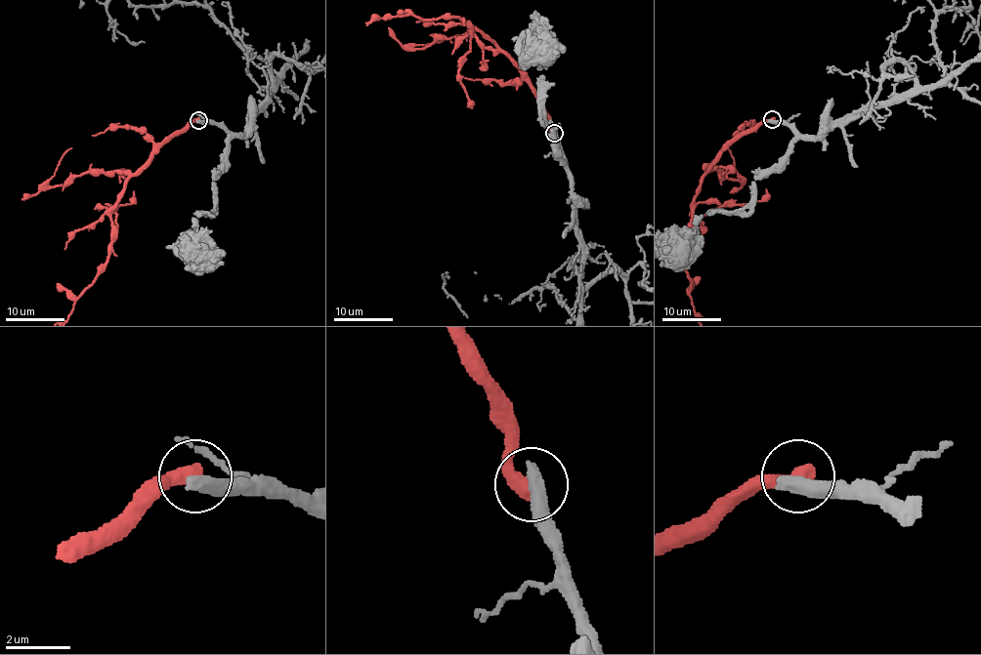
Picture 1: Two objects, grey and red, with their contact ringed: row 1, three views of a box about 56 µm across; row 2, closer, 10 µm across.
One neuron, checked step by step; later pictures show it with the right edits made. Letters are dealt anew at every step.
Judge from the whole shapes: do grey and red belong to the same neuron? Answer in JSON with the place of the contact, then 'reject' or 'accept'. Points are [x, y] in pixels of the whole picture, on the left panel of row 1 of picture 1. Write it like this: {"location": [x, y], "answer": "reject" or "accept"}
{"location": [198, 120], "answer": "reject"}

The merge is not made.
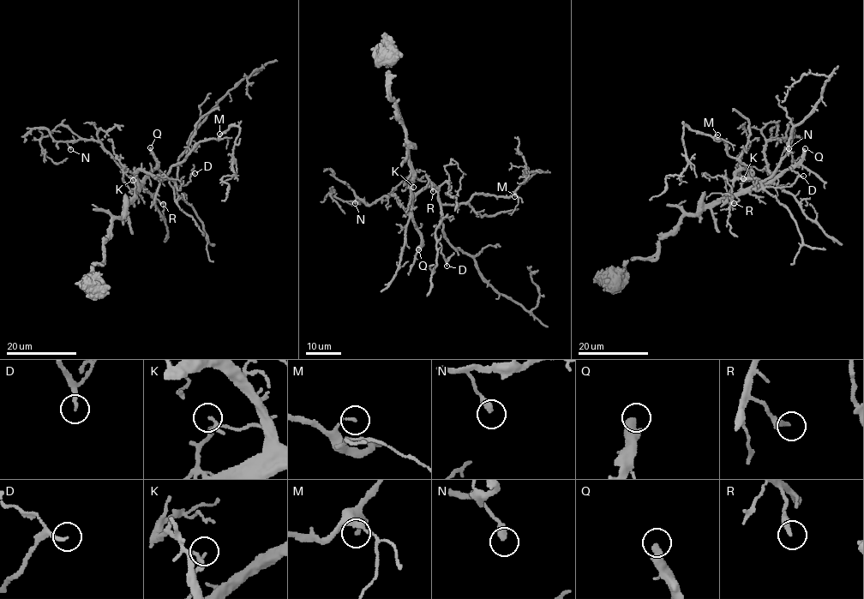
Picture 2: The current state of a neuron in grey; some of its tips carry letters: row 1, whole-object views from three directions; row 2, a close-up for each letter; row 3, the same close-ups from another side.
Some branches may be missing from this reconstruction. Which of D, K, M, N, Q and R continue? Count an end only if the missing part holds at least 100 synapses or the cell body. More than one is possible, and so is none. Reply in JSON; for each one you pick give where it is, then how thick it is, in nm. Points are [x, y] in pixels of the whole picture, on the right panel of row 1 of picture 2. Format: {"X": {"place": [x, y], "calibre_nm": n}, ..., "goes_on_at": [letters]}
{"D": {"place": [803, 176], "calibre_nm": 150}, "Q": {"place": [805, 148], "calibre_nm": 440}, "goes_on_at": ["D", "Q"]}

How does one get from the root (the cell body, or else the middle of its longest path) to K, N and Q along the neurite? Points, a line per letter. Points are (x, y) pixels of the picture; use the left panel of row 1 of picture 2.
K: (92, 285), (89, 290), (86, 285), (91, 266), (103, 262), (112, 221), (136, 197), (133, 180)
N: (92, 285), (86, 285), (91, 266), (103, 262), (112, 221), (142, 186), (99, 142), (69, 140), (70, 149)
Q: (92, 285), (89, 290), (86, 285), (91, 266), (103, 262), (112, 221), (122, 217), (156, 167), (150, 147)

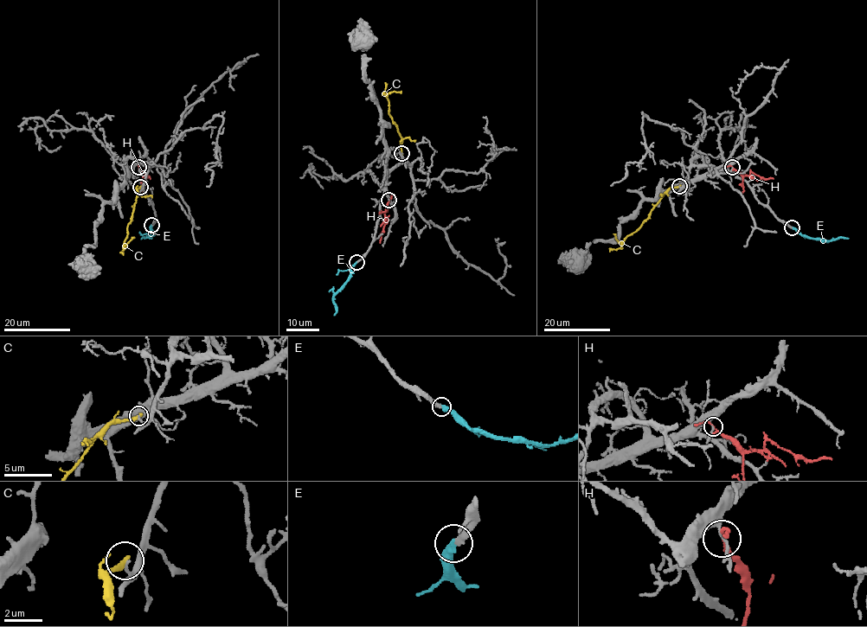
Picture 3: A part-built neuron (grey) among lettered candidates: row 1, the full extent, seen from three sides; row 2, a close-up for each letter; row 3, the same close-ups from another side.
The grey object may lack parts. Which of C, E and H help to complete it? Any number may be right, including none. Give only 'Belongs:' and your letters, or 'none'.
Belongs: E

